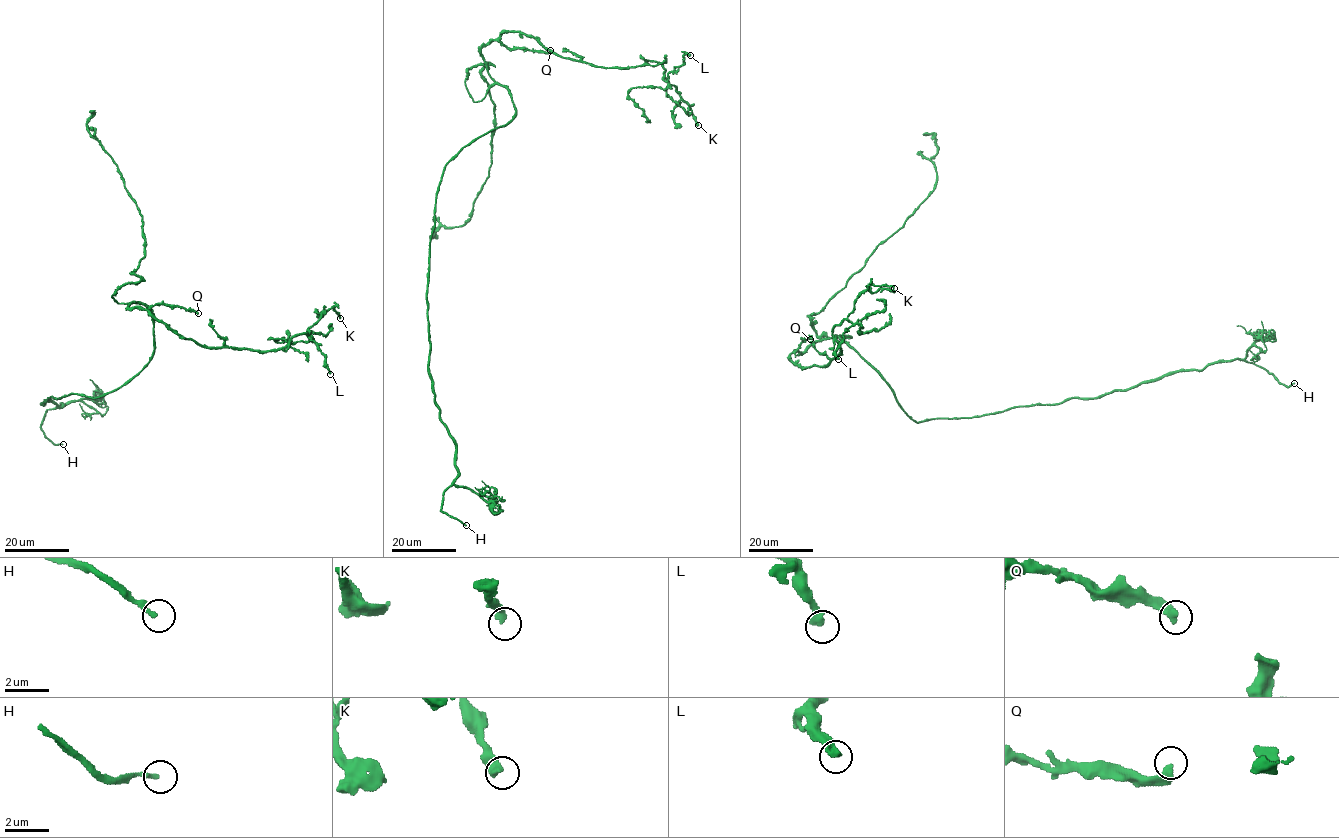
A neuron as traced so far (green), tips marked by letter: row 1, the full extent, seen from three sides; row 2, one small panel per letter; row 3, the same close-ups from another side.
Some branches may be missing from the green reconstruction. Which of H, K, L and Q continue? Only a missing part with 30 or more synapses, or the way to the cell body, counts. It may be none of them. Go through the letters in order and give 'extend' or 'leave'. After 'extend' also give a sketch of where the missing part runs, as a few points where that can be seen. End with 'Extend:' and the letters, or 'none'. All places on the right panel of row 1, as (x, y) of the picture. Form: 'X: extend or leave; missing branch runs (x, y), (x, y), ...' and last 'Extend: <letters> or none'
H: extend; missing branch runs (1294, 383), (1318, 330), (1323, 328), (1317, 345), (1324, 354), (1336, 346), (1333, 337), (1335, 333), (1338, 335)
K: leave
L: leave
Q: leave
Extend: H

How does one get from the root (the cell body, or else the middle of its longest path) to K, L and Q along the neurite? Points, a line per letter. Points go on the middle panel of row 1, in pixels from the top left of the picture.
K: (495, 129), (512, 118), (514, 104), (481, 49), (518, 31), (597, 66), (659, 62), (698, 125)
L: (495, 129), (512, 118), (514, 104), (481, 49), (503, 33), (597, 66), (656, 61), (665, 80), (690, 55)
Q: (495, 129), (512, 118), (514, 104), (509, 90), (491, 77), (481, 49), (493, 40), (508, 48), (550, 50)

